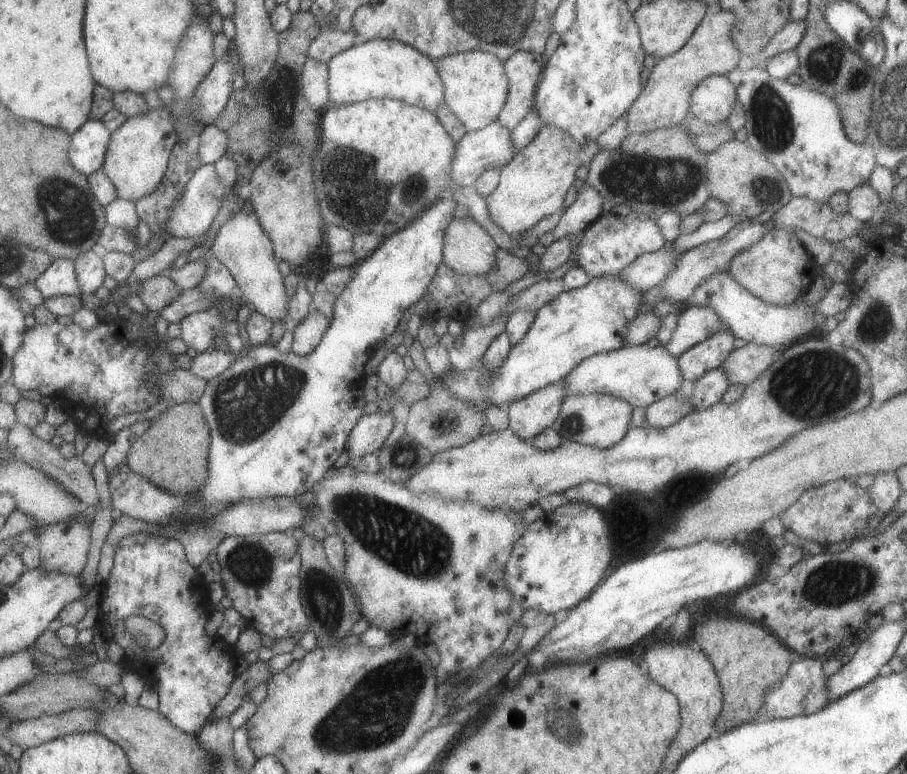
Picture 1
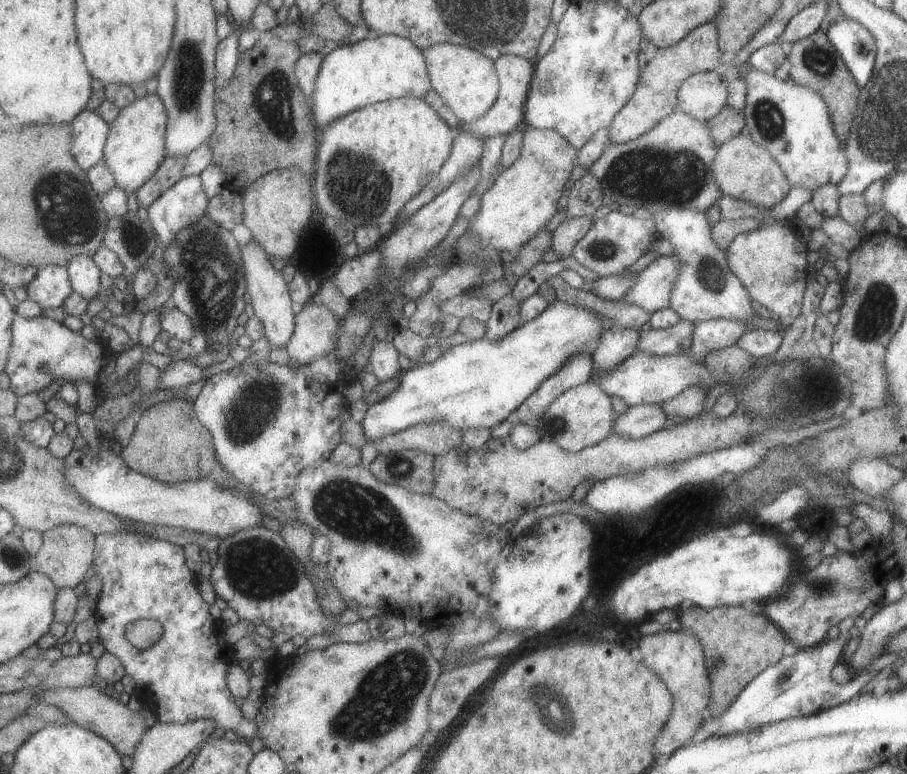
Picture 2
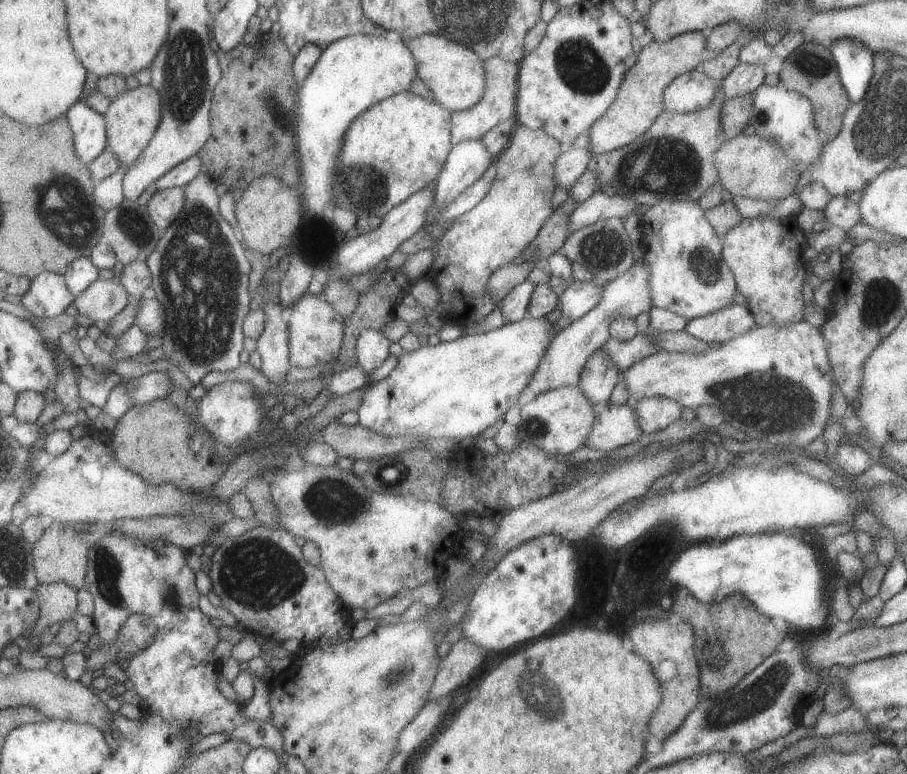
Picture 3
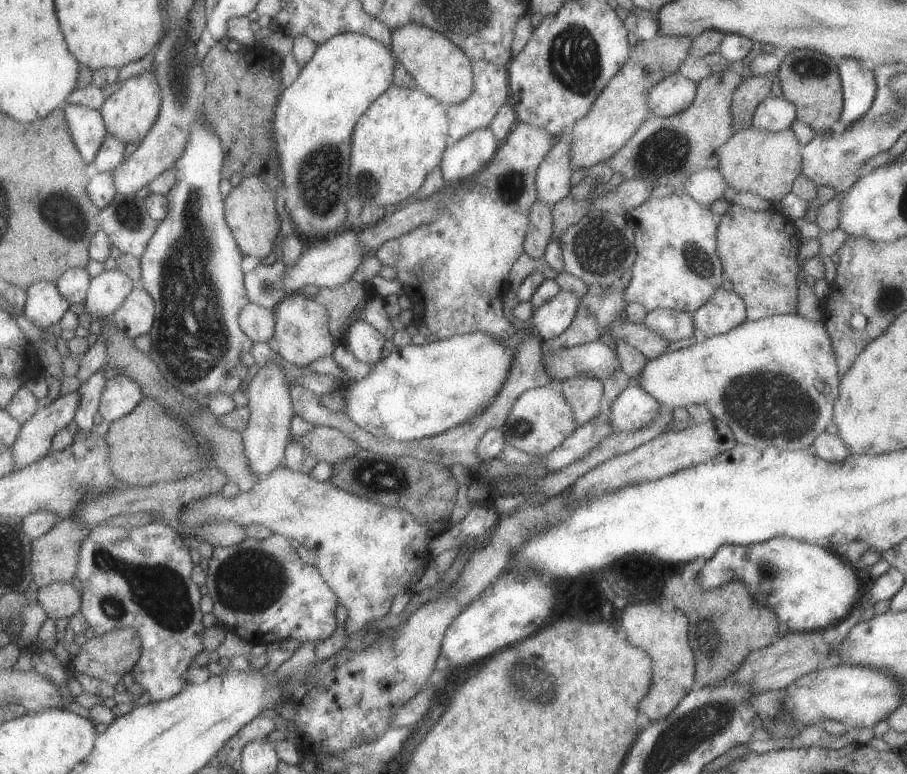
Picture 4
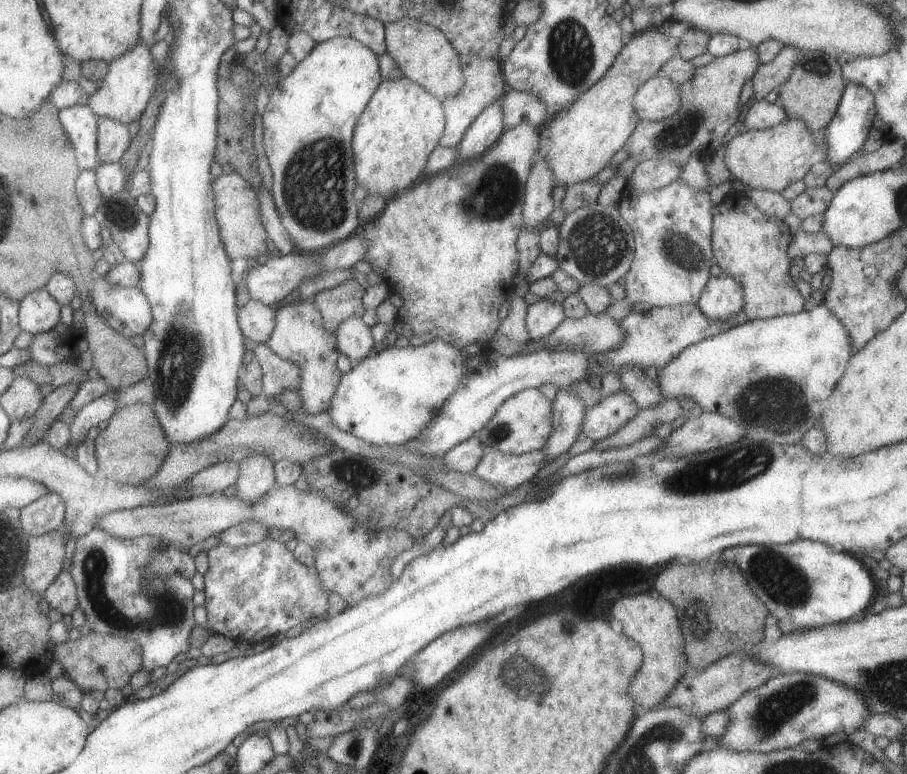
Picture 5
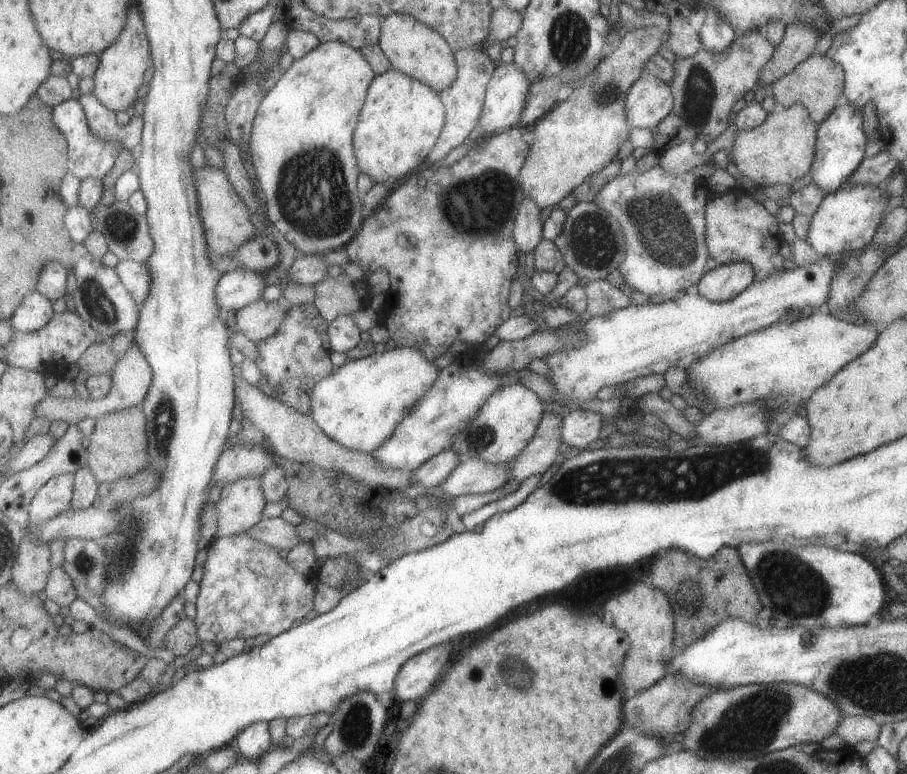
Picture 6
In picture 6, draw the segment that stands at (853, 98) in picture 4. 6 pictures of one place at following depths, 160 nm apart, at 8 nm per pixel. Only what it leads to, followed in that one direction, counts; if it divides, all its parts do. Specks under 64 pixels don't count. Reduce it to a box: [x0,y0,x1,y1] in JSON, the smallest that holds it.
[809,100,865,194]

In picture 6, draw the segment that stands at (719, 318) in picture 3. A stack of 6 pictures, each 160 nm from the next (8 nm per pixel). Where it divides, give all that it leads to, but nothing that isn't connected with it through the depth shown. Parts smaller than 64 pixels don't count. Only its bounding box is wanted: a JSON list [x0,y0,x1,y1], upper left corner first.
[694,260,753,302]

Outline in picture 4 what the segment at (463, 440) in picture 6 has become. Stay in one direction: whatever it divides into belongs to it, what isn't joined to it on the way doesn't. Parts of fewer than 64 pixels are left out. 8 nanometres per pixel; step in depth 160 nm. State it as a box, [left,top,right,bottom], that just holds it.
[499,386,576,457]

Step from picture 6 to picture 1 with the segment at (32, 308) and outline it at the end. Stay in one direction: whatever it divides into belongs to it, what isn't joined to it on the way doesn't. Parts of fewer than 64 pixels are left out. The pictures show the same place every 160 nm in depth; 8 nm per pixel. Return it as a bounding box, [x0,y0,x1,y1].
[33,259,80,298]

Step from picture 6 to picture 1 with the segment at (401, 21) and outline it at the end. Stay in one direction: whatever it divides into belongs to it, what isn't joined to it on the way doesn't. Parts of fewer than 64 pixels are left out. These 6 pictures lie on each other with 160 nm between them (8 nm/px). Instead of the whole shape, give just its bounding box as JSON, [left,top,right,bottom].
[434,51,508,131]

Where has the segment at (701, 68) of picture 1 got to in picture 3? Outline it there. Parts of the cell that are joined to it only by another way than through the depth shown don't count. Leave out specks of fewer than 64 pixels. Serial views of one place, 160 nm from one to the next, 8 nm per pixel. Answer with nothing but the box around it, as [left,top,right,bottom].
[587,31,705,156]

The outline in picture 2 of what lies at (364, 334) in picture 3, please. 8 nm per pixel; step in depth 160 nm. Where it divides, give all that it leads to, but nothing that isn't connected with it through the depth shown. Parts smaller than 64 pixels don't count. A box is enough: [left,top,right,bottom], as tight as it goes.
[368,340,401,381]

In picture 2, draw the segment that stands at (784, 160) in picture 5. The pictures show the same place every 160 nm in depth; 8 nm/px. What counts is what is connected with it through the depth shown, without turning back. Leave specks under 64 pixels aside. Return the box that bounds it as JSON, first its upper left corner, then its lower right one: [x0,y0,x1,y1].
[712,135,791,210]

